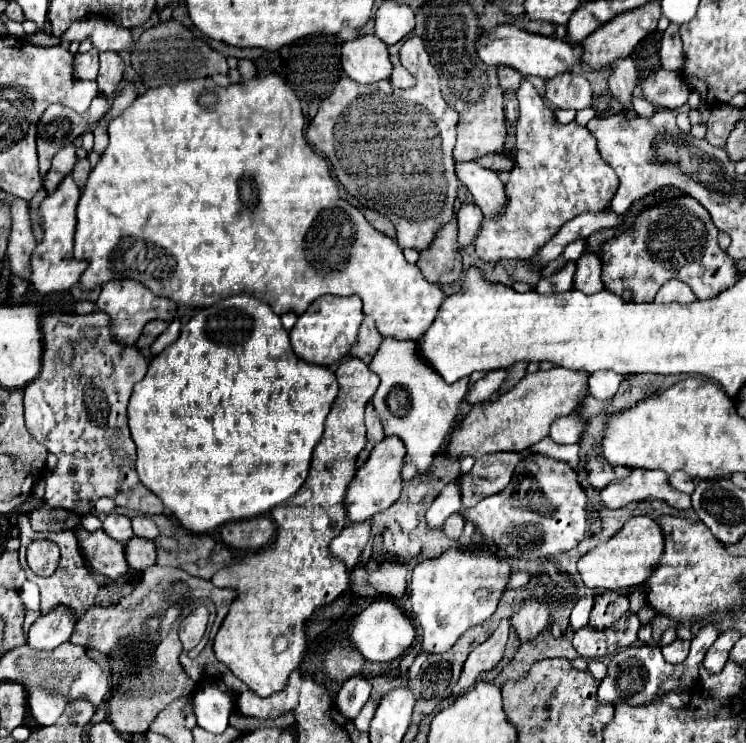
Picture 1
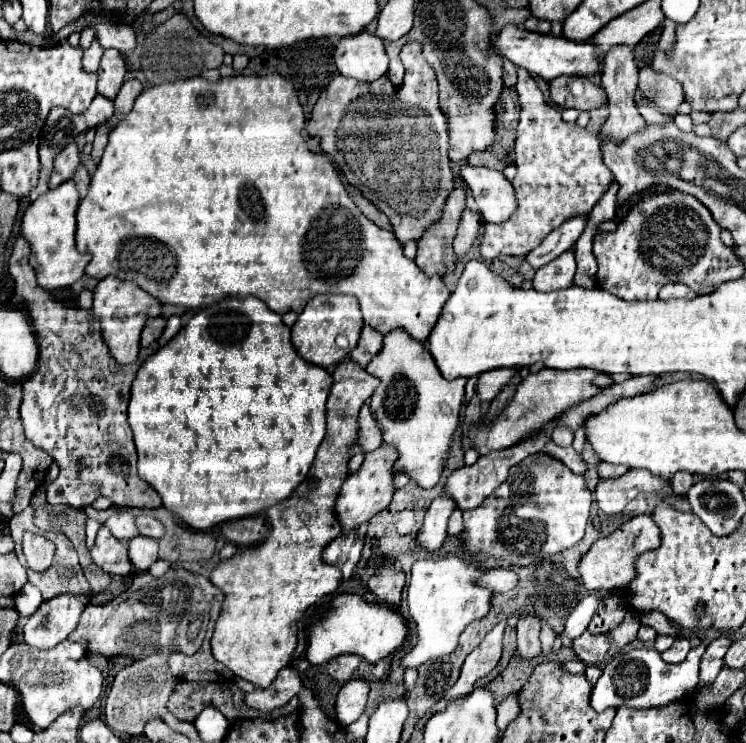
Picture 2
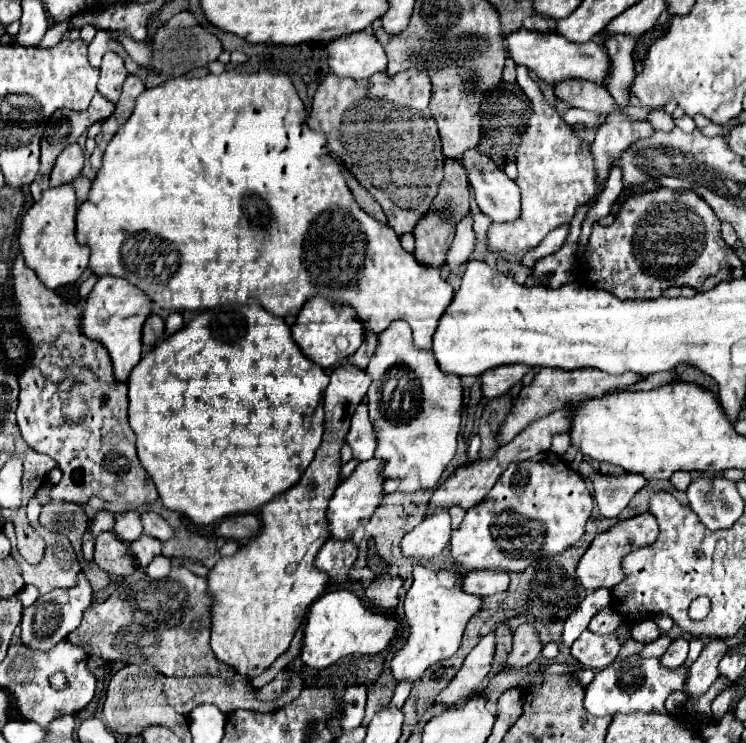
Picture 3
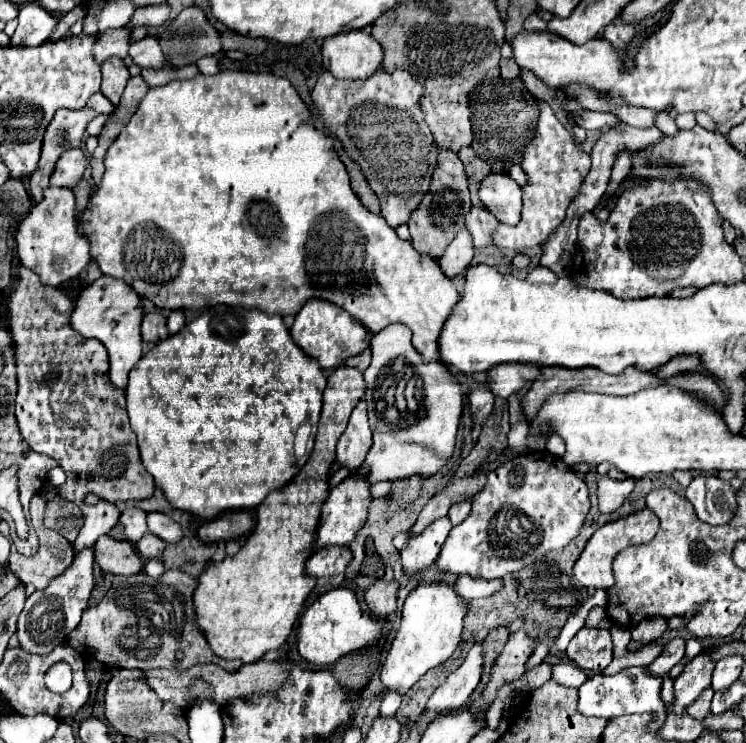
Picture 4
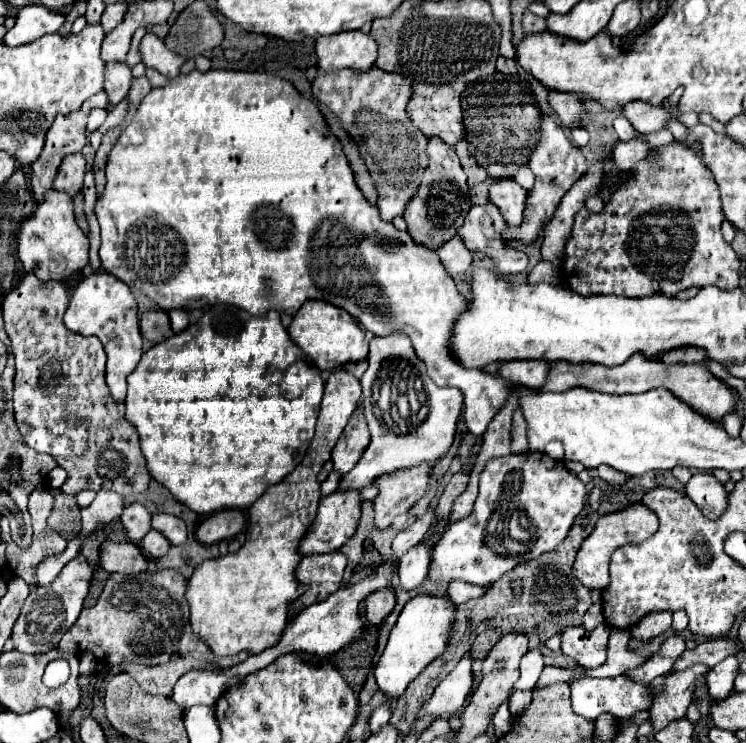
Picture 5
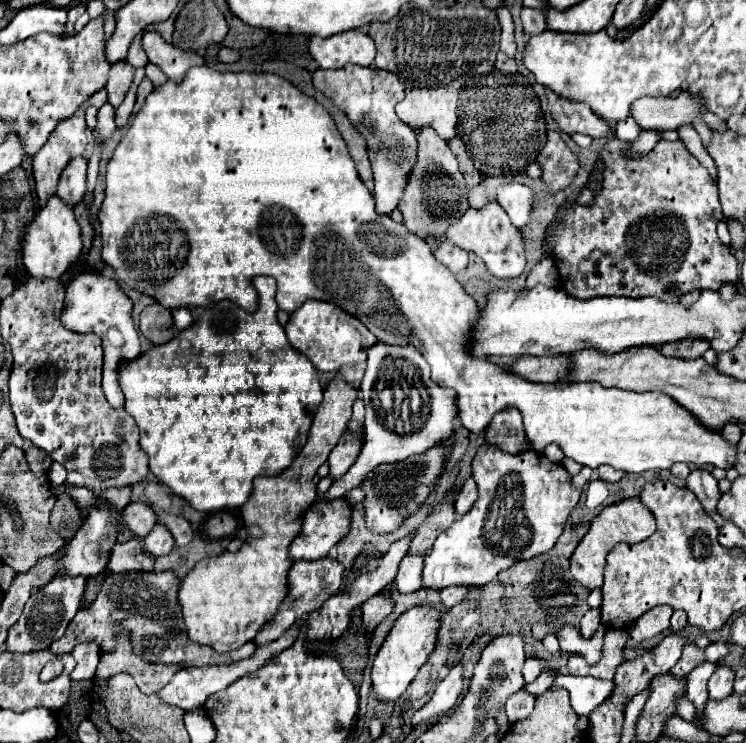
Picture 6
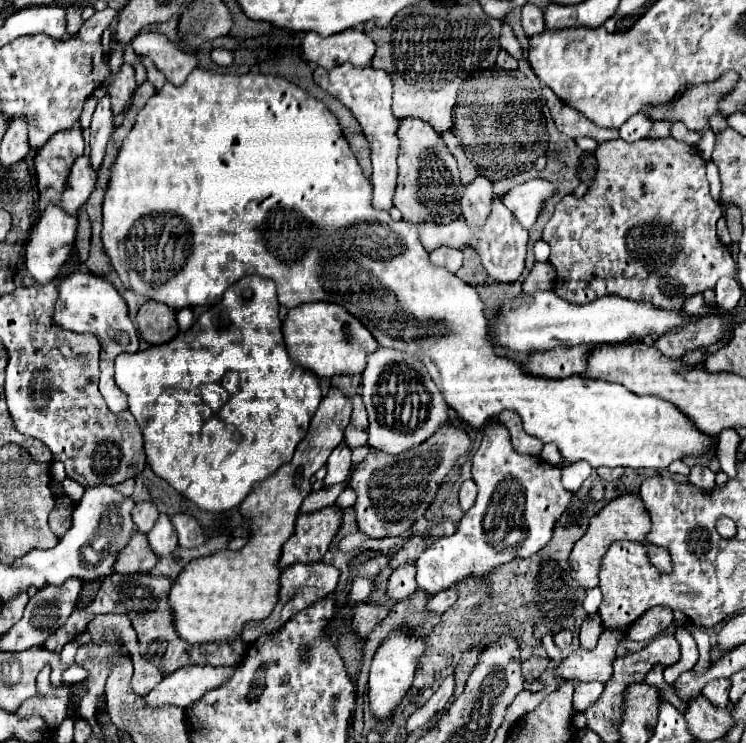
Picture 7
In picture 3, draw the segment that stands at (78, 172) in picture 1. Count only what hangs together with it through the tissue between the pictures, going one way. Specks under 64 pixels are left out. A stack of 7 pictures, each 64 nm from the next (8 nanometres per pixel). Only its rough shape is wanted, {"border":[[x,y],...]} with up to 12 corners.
{"border":[[84,174],[74,180],[78,204],[82,204],[90,190],[90,180]]}

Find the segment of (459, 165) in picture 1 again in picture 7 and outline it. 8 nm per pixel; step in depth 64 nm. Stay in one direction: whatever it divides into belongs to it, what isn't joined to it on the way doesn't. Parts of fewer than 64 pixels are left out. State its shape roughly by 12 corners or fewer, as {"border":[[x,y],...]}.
{"border":[[528,180],[502,202],[524,228],[554,192],[552,182]]}

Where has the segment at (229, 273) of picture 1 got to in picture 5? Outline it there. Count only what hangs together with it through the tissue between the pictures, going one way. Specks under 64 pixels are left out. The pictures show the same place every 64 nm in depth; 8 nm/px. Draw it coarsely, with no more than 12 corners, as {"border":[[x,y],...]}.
{"border":[[284,78],[152,88],[102,268],[162,310],[404,330],[482,436],[468,300]]}

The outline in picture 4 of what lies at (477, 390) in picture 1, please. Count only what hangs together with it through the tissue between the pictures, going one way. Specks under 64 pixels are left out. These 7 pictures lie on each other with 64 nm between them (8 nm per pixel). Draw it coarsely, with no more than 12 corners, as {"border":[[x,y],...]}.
{"border":[[502,364],[488,370],[490,392],[508,398],[536,380],[538,366]]}

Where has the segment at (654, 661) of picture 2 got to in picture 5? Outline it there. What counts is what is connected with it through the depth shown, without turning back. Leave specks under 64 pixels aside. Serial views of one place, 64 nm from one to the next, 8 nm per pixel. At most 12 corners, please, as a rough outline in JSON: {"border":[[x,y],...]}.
{"border":[[630,676],[570,682],[584,718],[628,718],[654,704]]}

